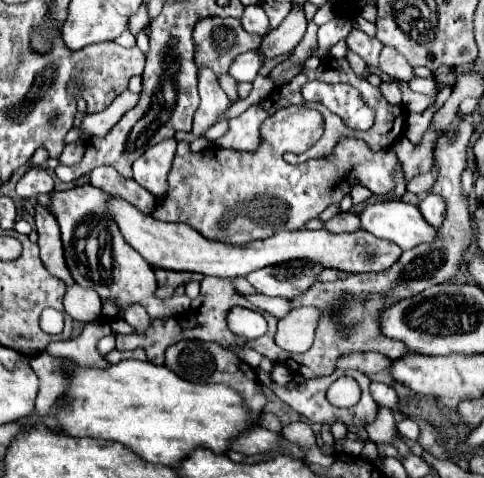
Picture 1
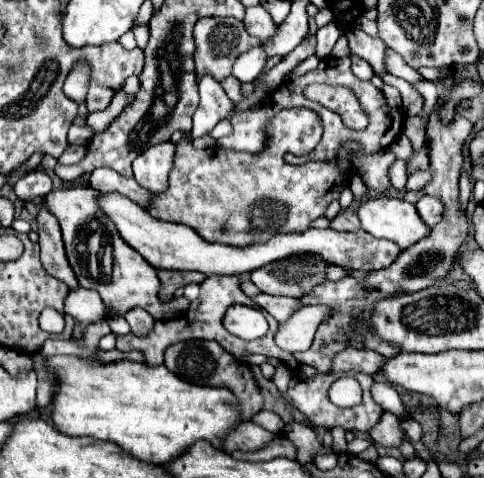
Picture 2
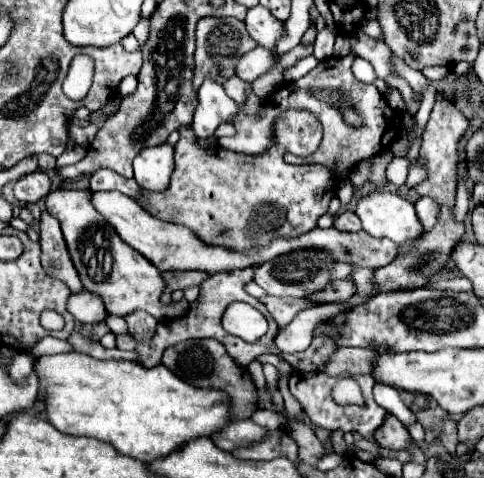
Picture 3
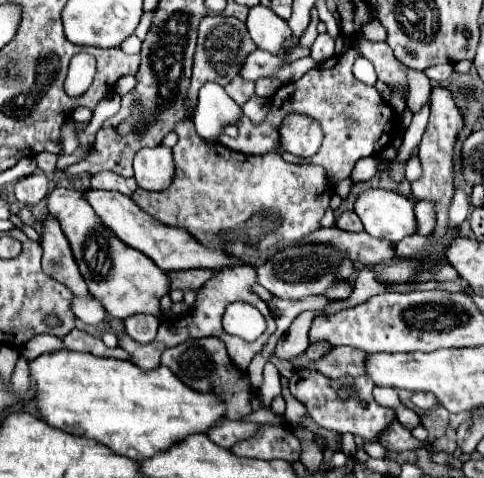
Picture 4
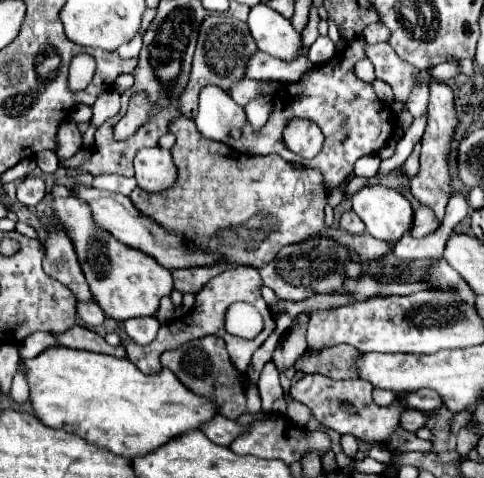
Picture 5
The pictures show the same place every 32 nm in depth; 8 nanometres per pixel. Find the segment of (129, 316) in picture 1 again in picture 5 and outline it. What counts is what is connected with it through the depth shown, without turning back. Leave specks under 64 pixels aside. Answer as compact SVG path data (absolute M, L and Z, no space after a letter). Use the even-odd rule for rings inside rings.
M146 316L146 318L132 318L124 322L124 332L138 344L148 344L156 338L160 324L154 316Z

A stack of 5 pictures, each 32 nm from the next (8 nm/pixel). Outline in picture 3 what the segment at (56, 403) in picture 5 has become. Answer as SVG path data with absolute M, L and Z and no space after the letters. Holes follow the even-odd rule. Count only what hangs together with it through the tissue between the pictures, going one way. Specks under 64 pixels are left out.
M62 352L34 360L34 374L38 376L40 388L44 390L42 406L46 418L54 428L68 432L70 436L88 436L112 444L116 452L140 462L152 462L154 458L166 456L190 438L210 436L230 420L228 396L224 392L194 388L162 364L158 368L142 368L136 362L96 360L82 352Z

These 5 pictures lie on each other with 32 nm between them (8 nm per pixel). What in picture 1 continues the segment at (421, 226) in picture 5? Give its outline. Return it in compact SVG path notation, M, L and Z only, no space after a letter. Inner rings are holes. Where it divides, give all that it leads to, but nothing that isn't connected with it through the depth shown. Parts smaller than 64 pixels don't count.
M428 194L428 196L418 204L418 210L420 210L420 214L424 216L424 220L426 220L428 224L432 224L432 226L438 226L438 224L444 220L444 216L446 216L446 204L444 204L444 200L442 200L440 196L436 196L436 194Z

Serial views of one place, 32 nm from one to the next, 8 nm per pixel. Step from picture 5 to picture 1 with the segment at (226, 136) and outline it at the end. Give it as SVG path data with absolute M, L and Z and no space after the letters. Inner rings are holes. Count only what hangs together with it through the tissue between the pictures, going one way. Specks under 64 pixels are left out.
M202 68L198 72L198 92L200 92L200 108L194 114L194 128L189 133L176 132L174 138L178 142L183 140L191 144L195 139L204 136L206 130L212 128L216 124L216 120L222 114L226 114L226 110L232 106L232 102L220 88L216 76L208 68Z

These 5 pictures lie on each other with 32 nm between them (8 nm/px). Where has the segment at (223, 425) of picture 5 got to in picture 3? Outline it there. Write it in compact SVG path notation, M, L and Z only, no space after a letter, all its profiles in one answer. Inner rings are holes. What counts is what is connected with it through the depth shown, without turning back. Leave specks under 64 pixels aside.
M244 420L244 422L228 422L220 432L212 434L212 440L218 448L232 452L232 448L242 446L242 444L252 444L260 438L264 438L264 428L254 424L252 420Z

